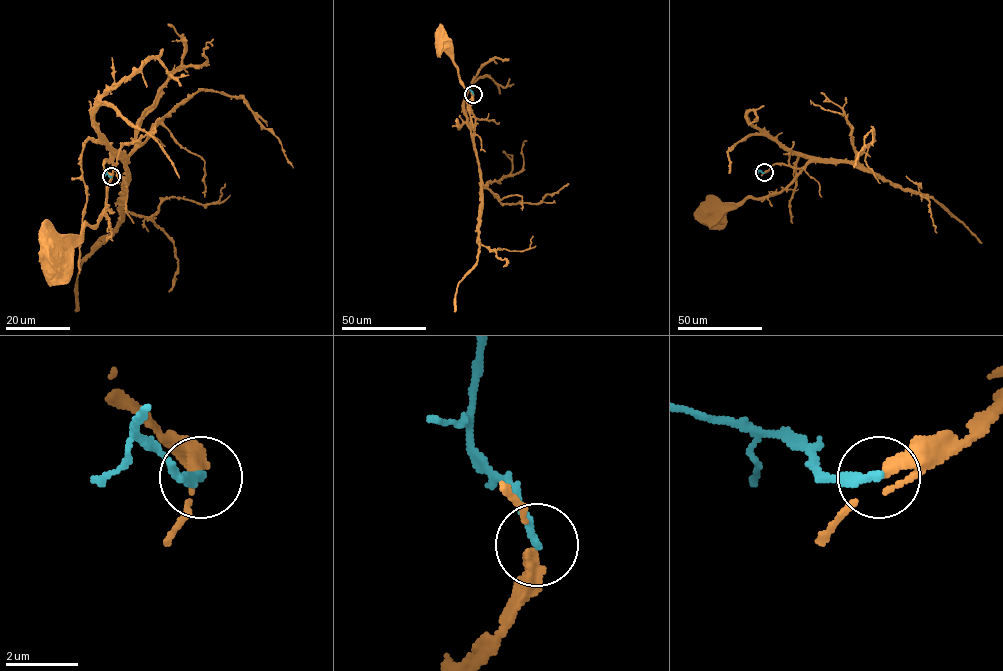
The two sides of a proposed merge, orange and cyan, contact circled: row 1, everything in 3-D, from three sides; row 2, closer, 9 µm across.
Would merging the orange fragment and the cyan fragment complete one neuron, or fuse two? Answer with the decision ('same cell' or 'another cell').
another cell

